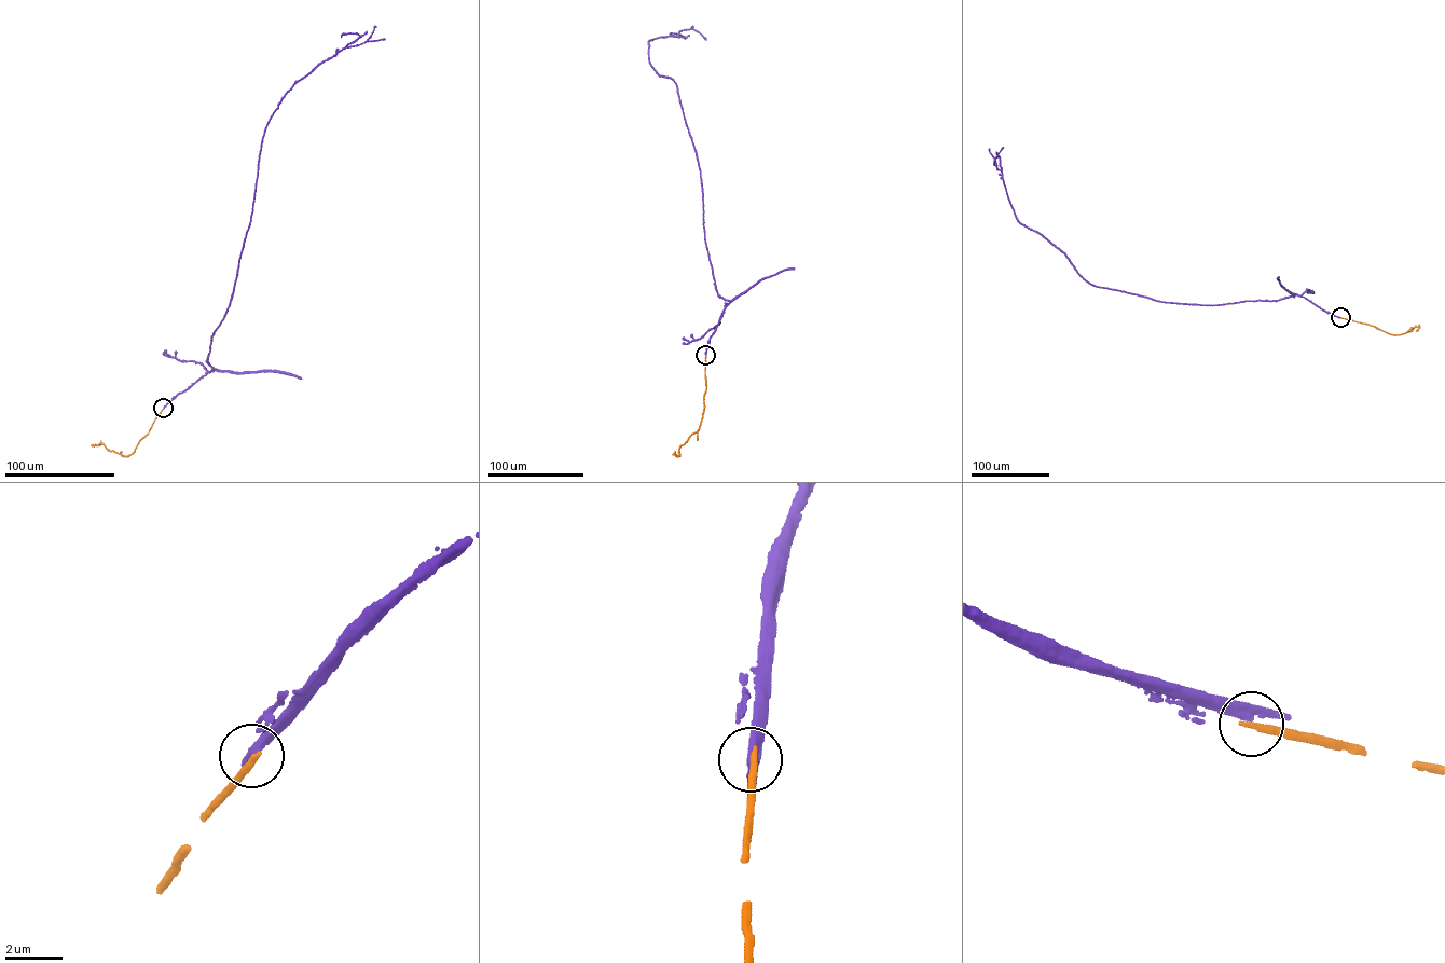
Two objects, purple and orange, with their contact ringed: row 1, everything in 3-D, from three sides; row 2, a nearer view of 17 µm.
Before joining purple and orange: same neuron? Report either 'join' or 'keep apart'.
keep apart

